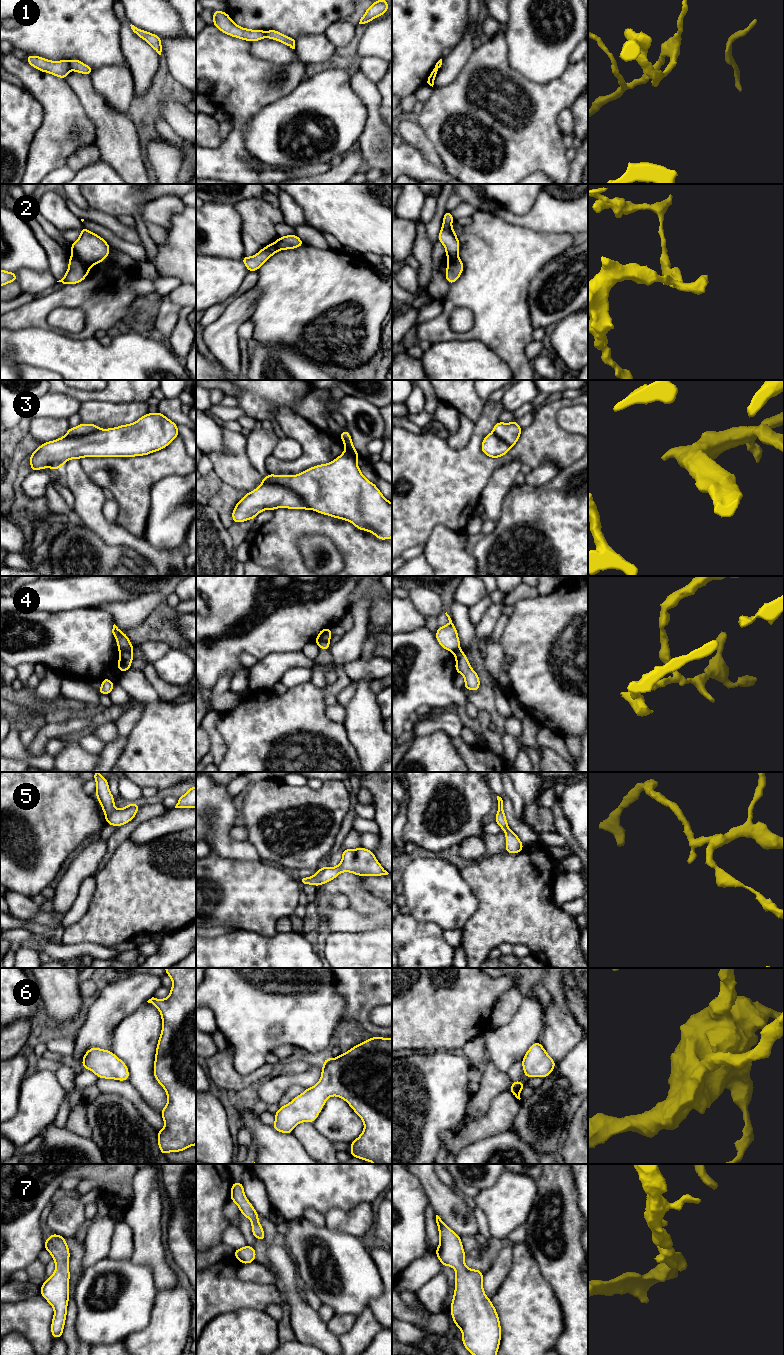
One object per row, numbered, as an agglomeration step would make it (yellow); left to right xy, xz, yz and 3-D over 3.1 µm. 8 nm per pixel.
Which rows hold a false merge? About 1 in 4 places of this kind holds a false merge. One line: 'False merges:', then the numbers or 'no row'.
False merges: 1, 2, 4

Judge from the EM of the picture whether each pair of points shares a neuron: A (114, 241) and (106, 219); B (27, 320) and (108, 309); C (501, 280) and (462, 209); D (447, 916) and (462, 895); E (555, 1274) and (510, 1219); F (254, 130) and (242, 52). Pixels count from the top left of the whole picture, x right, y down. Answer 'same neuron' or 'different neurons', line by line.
A: different neurons
B: same neuron
C: different neurons
D: same neuron
E: different neurons
F: different neurons

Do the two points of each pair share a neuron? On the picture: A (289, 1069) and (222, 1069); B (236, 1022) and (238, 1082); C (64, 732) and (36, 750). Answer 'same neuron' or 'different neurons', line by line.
A: same neuron
B: different neurons
C: same neuron

